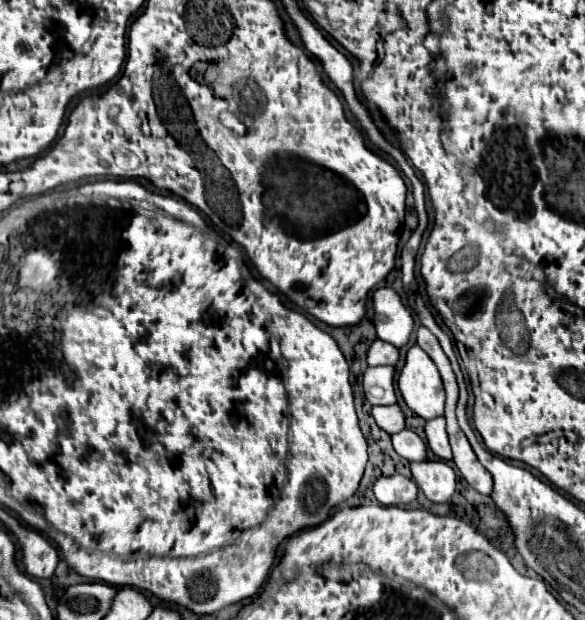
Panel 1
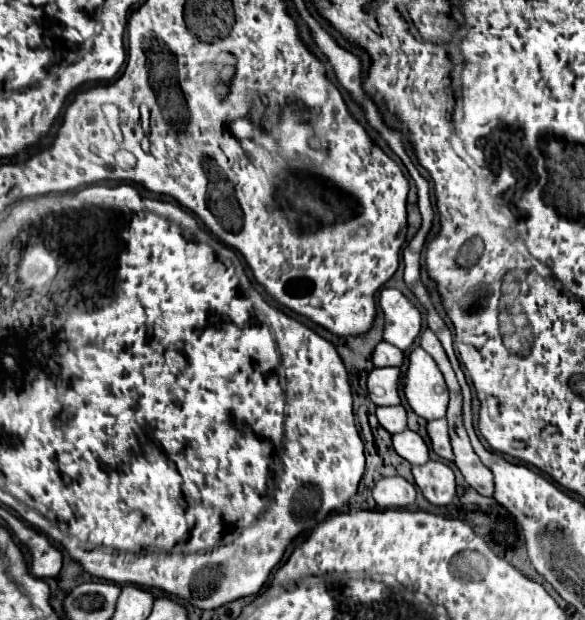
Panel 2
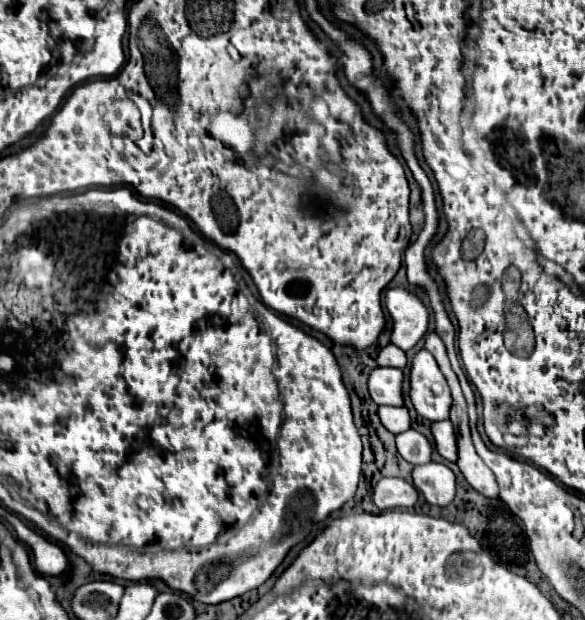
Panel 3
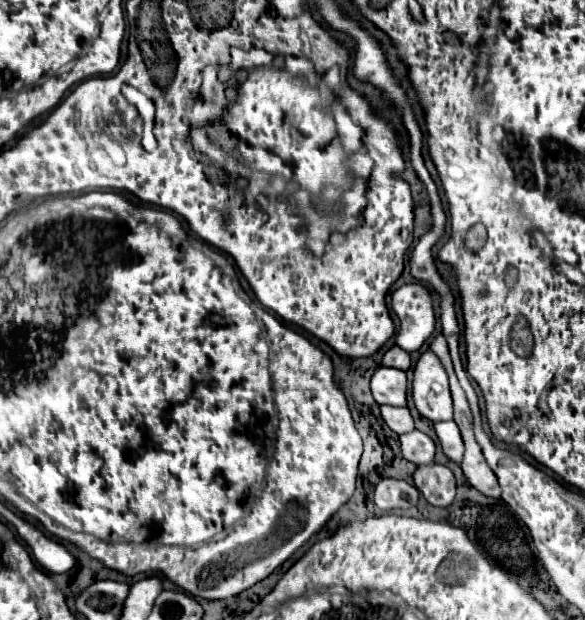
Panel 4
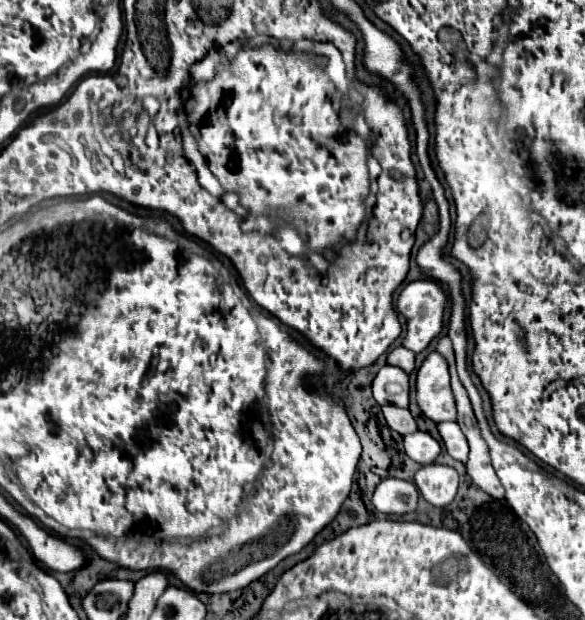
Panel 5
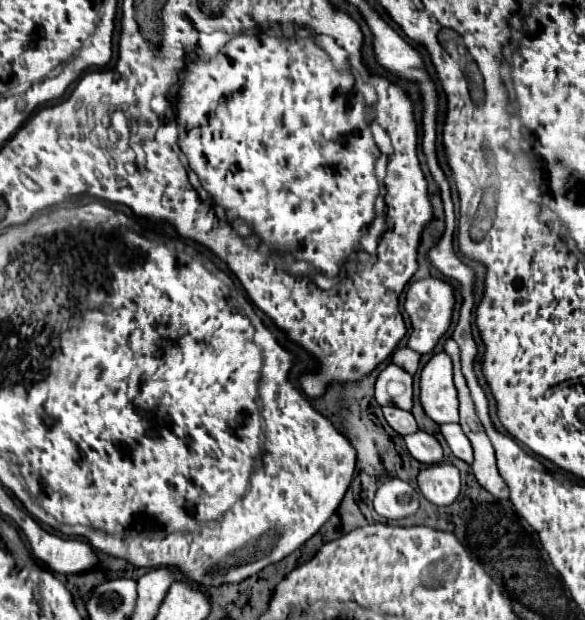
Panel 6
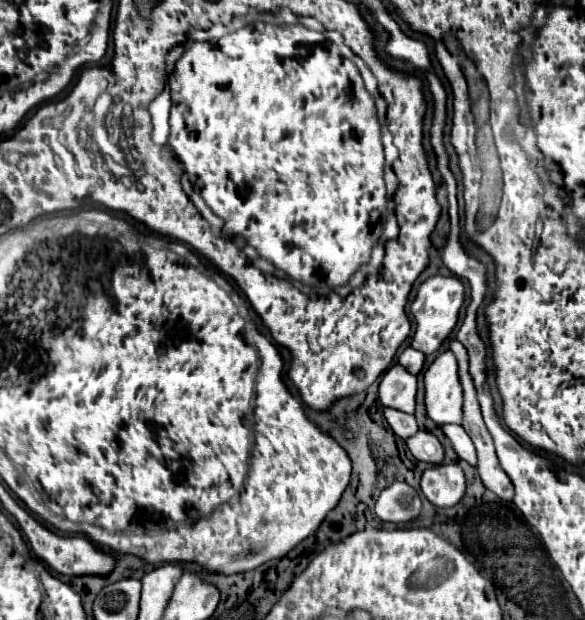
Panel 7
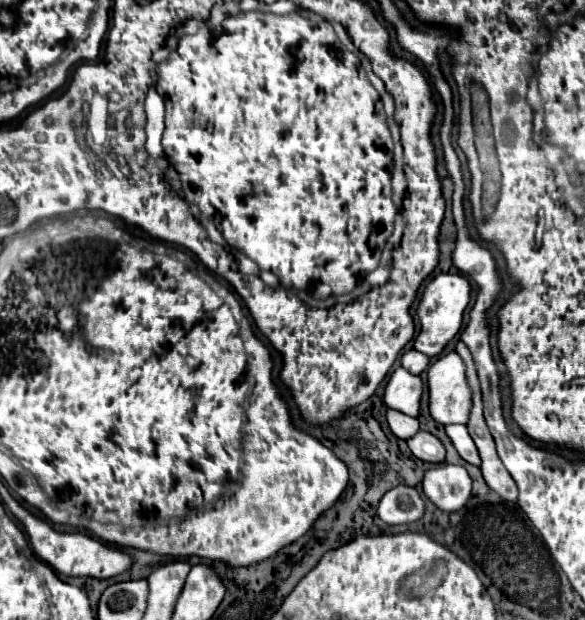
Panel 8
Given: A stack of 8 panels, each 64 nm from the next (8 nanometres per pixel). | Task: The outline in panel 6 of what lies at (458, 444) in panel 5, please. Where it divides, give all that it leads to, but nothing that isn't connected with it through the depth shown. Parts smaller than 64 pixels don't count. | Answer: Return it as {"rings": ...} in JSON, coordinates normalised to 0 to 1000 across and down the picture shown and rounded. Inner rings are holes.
{"rings":[[[756,684],[752,687],[756,703],[762,706],[773,732],[786,742],[793,742],[797,748],[803,748],[807,742],[807,723],[803,723],[803,710],[797,706],[797,700],[790,697],[786,684]]]}

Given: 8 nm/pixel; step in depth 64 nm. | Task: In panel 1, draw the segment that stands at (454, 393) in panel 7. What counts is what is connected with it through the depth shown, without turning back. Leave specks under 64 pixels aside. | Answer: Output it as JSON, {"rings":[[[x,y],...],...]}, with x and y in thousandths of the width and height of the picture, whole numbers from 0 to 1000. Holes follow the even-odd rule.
{"rings":[[[704,558],[694,568],[694,584],[680,603],[680,629],[697,658],[725,677],[759,671],[756,613],[742,584],[721,561]]]}

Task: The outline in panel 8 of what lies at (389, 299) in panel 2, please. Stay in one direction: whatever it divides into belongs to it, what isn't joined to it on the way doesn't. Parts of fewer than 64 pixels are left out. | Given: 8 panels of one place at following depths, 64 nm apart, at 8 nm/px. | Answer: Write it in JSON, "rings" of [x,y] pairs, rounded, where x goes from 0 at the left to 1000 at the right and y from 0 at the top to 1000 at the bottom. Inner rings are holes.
{"rings":[[[749,442],[738,452],[732,452],[721,471],[721,484],[711,497],[718,516],[718,535],[708,548],[708,561],[715,568],[725,568],[728,574],[749,574],[756,561],[783,539],[800,487],[803,487],[803,455],[797,448],[773,442]]]}

